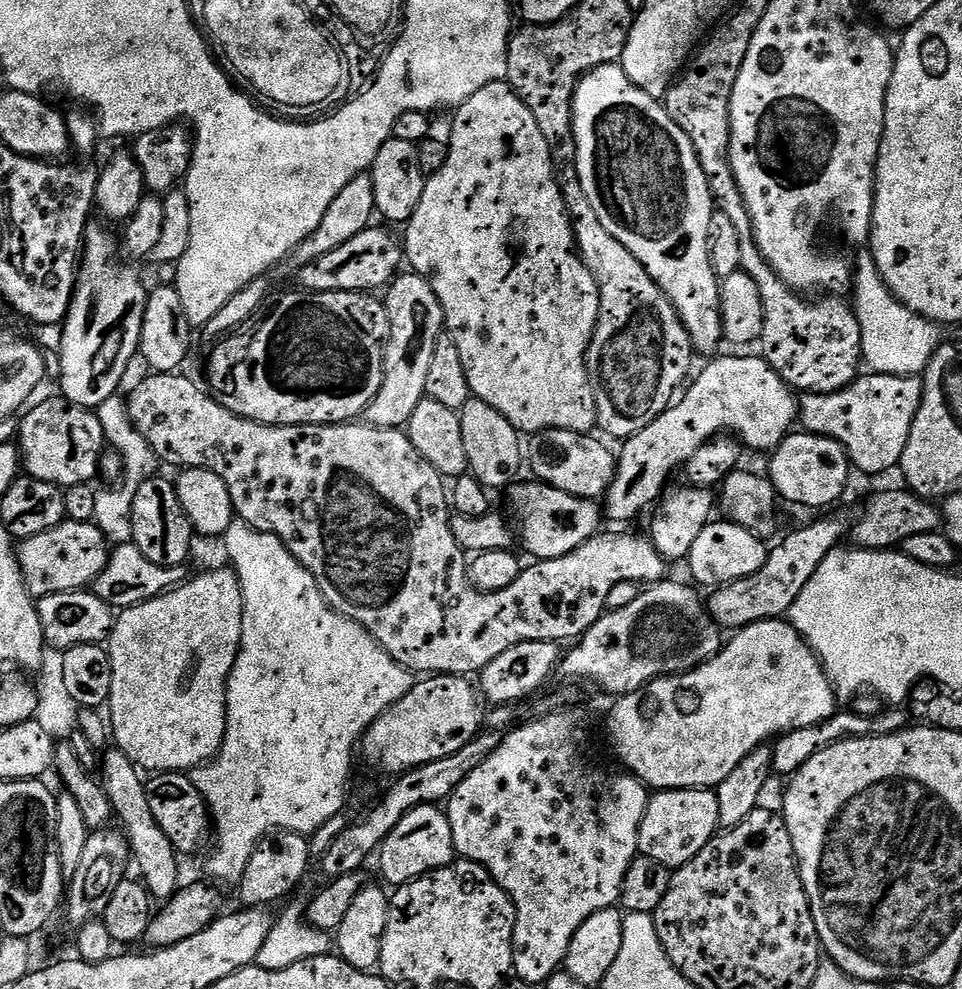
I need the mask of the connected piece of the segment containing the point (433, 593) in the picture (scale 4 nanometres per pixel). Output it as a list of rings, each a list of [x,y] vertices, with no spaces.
[[[158,372],[155,374],[148,374],[145,380],[140,380],[136,384],[136,389],[132,393],[127,393],[126,403],[128,406],[128,418],[132,424],[138,430],[138,434],[142,434],[142,438],[146,438],[146,442],[152,448],[152,453],[156,455],[157,461],[163,462],[164,460],[168,464],[173,464],[176,470],[183,470],[185,468],[205,468],[210,470],[214,474],[218,474],[218,478],[222,478],[226,482],[226,490],[230,490],[230,498],[232,499],[232,511],[241,520],[245,520],[251,528],[258,530],[259,532],[265,532],[266,534],[274,534],[281,540],[286,547],[290,550],[290,554],[294,554],[294,558],[298,558],[300,565],[306,569],[307,572],[312,575],[314,582],[318,582],[318,590],[324,596],[325,602],[335,610],[340,612],[346,618],[350,618],[354,622],[361,624],[364,629],[367,630],[372,637],[382,646],[382,650],[386,650],[386,654],[390,654],[390,658],[394,658],[394,662],[398,662],[404,668],[407,668],[409,672],[413,674],[447,674],[450,676],[466,676],[471,677],[473,674],[479,674],[486,666],[490,666],[490,662],[494,662],[494,658],[498,658],[498,654],[502,654],[506,650],[510,650],[510,646],[518,646],[522,642],[542,642],[543,640],[551,640],[553,642],[567,642],[575,641],[577,638],[584,635],[586,630],[590,630],[590,626],[594,626],[594,622],[598,622],[600,617],[604,615],[606,611],[606,598],[610,594],[610,590],[614,590],[614,586],[618,586],[618,582],[634,582],[641,586],[647,586],[649,584],[658,584],[661,580],[665,579],[666,562],[662,558],[662,554],[658,554],[658,550],[652,545],[651,539],[645,538],[644,540],[640,536],[627,536],[624,532],[608,532],[603,534],[597,534],[591,536],[582,546],[578,546],[578,550],[574,550],[570,554],[566,554],[562,558],[554,558],[553,560],[536,560],[532,562],[532,565],[525,567],[521,571],[520,577],[510,586],[506,586],[506,590],[494,590],[493,592],[480,592],[468,579],[468,564],[466,563],[466,553],[464,549],[458,546],[458,538],[454,538],[454,530],[452,529],[452,517],[453,513],[450,511],[450,496],[446,491],[444,493],[444,484],[446,484],[445,477],[438,474],[438,470],[434,470],[434,466],[430,466],[430,462],[426,462],[426,458],[422,458],[418,454],[418,450],[414,450],[414,442],[410,442],[407,431],[398,428],[375,428],[372,424],[367,422],[349,422],[347,424],[259,424],[253,420],[247,420],[242,418],[238,414],[234,414],[230,410],[226,410],[226,406],[222,406],[212,395],[211,391],[199,388],[194,381],[188,376],[180,376],[184,374],[177,374],[176,372]]]

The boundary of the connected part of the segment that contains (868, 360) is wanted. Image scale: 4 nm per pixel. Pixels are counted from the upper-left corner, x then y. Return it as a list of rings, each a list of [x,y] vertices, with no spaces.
[[[860,254],[856,257],[856,266],[852,273],[852,286],[850,289],[851,296],[853,295],[854,299],[854,311],[856,313],[856,317],[858,318],[858,326],[860,327],[860,333],[862,334],[862,346],[860,347],[860,351],[862,353],[862,360],[865,365],[868,364],[873,373],[882,375],[882,376],[915,376],[919,377],[921,373],[923,373],[924,369],[928,367],[928,363],[932,361],[932,355],[936,352],[937,348],[940,347],[942,343],[942,337],[940,337],[941,329],[937,327],[937,325],[933,324],[931,320],[927,320],[926,318],[922,318],[918,313],[911,312],[901,300],[892,293],[892,291],[886,286],[886,282],[882,278],[882,274],[876,268],[876,264],[872,260],[871,255],[868,254]]]

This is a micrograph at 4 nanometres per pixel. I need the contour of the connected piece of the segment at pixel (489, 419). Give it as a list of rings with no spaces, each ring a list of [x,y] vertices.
[[[473,398],[460,408],[459,413],[462,422],[462,443],[466,445],[468,472],[485,490],[507,489],[519,477],[516,475],[520,472],[520,464],[522,468],[521,433],[516,431],[505,416],[498,414],[498,410],[490,406],[490,402]]]

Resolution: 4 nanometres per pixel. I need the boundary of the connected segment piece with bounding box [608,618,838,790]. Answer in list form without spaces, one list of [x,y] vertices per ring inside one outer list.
[[[777,618],[775,620],[763,620],[754,622],[750,626],[739,629],[732,641],[725,643],[720,651],[704,664],[700,664],[691,672],[681,672],[679,676],[663,676],[660,680],[651,680],[646,686],[642,686],[633,692],[619,697],[615,701],[612,713],[608,716],[608,736],[612,739],[612,748],[616,751],[616,756],[621,760],[623,767],[631,775],[636,776],[649,789],[663,790],[665,788],[711,788],[715,789],[733,772],[734,766],[746,758],[754,749],[767,745],[775,741],[789,730],[798,730],[802,726],[814,726],[821,724],[826,718],[830,718],[838,710],[836,691],[832,689],[832,684],[828,681],[828,676],[824,673],[820,659],[816,656],[816,651],[809,646],[804,639],[794,630],[794,626],[788,623],[787,619]]]

